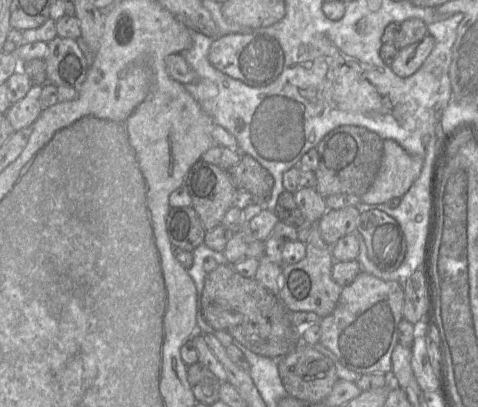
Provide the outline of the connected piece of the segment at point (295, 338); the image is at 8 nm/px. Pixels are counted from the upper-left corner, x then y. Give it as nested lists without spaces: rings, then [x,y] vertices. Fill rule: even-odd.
[[[218,264],[214,270],[207,273],[201,300],[206,323],[234,337],[256,354],[280,359],[302,343],[302,329],[293,325],[290,312],[278,295],[267,290],[255,278],[242,276],[231,264]]]

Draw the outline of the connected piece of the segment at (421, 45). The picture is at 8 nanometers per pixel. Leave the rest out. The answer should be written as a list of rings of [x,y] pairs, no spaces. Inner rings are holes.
[[[428,33],[418,42],[399,50],[391,64],[391,70],[401,78],[414,74],[429,56],[435,45],[435,39]]]

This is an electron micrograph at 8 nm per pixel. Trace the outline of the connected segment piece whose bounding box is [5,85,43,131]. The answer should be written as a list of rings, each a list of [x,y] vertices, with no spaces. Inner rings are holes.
[[[32,85],[24,98],[12,104],[5,113],[14,131],[32,127],[43,107],[40,104],[42,86]]]

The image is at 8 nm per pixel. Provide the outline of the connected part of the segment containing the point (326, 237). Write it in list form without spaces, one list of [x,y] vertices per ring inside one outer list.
[[[355,206],[328,209],[318,221],[323,240],[333,246],[340,238],[356,231],[360,212]]]

